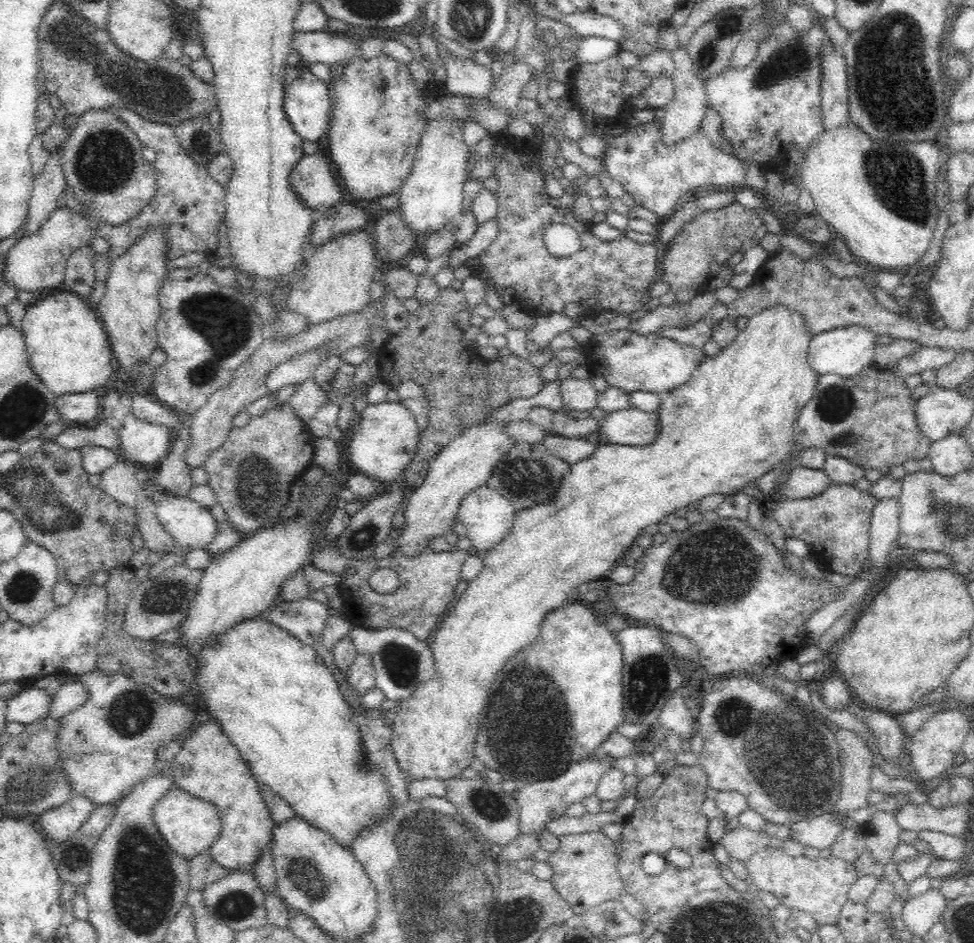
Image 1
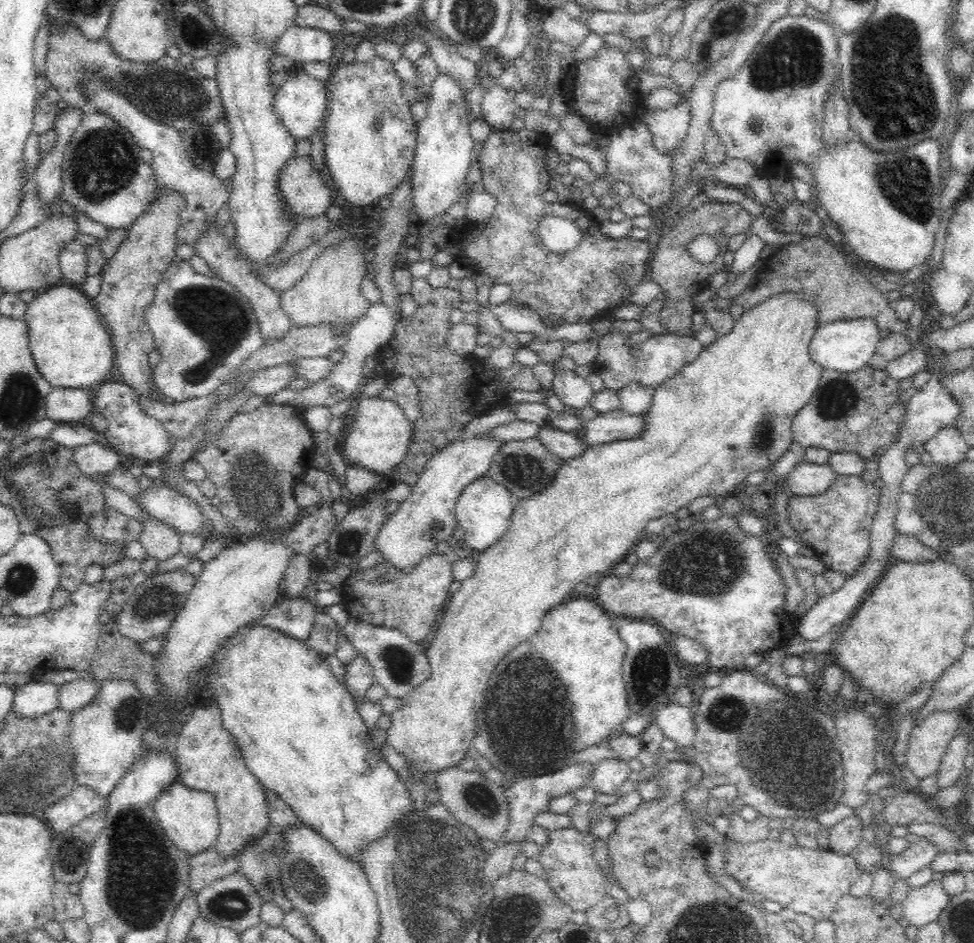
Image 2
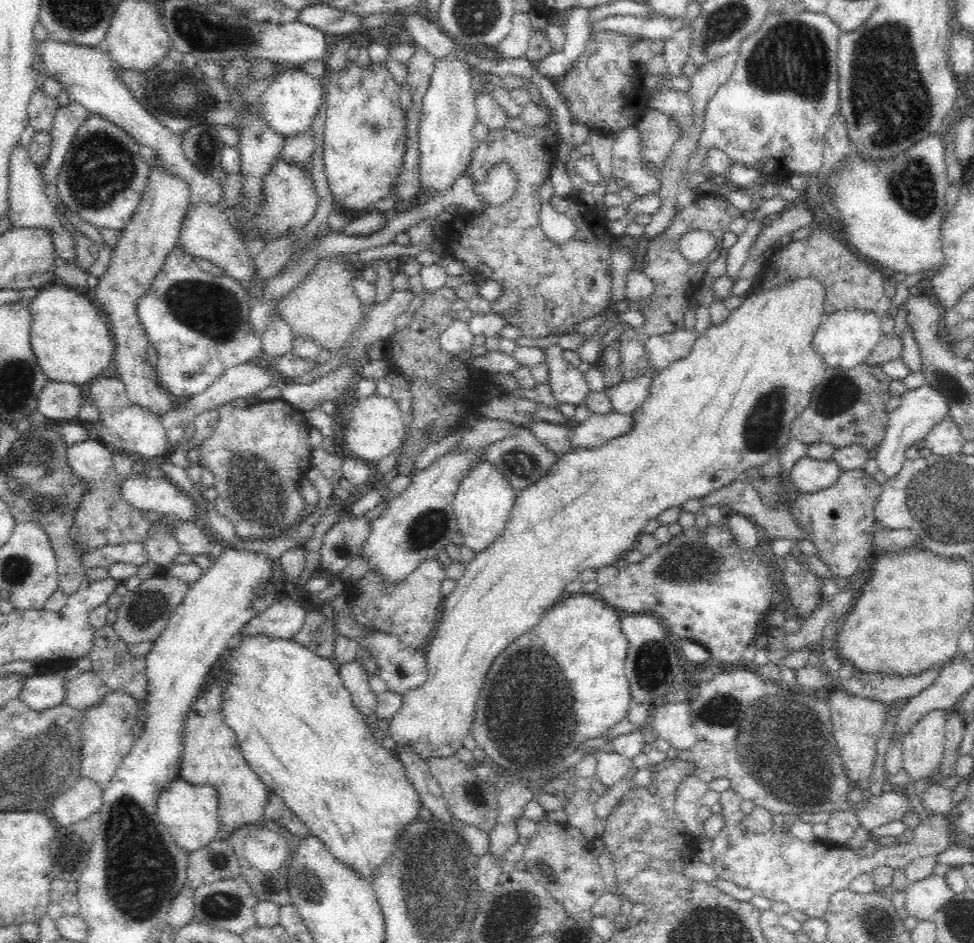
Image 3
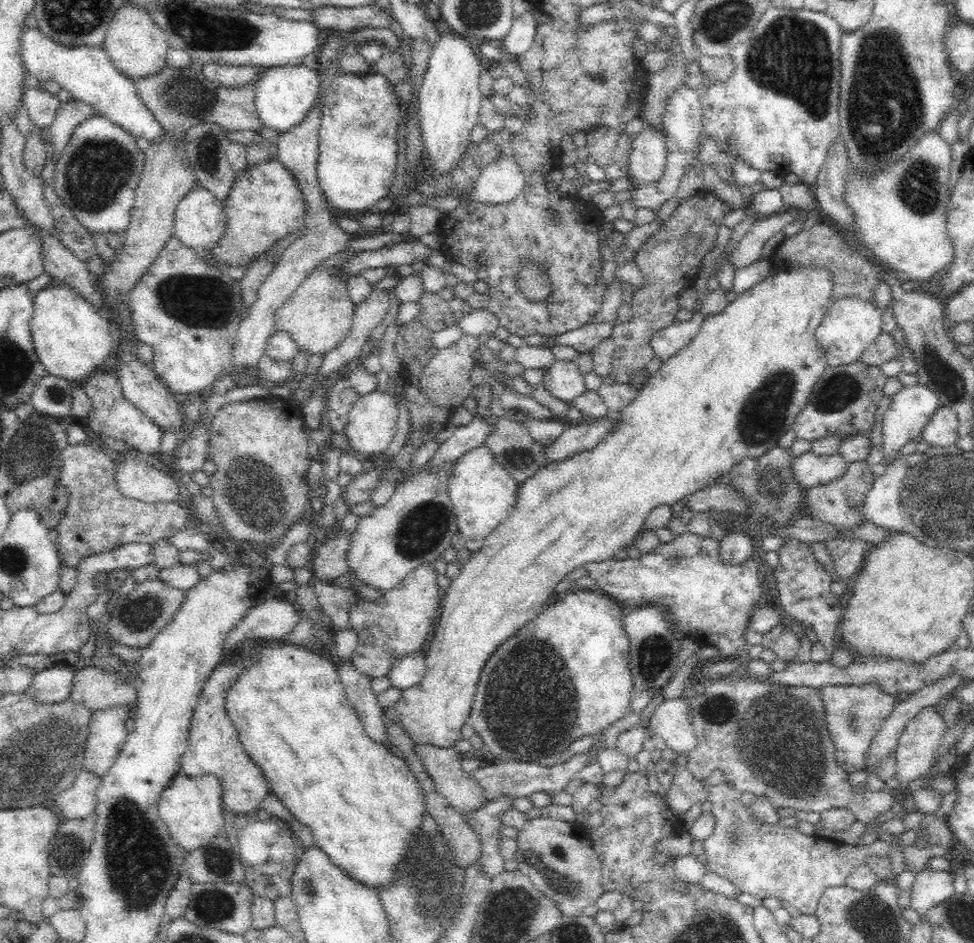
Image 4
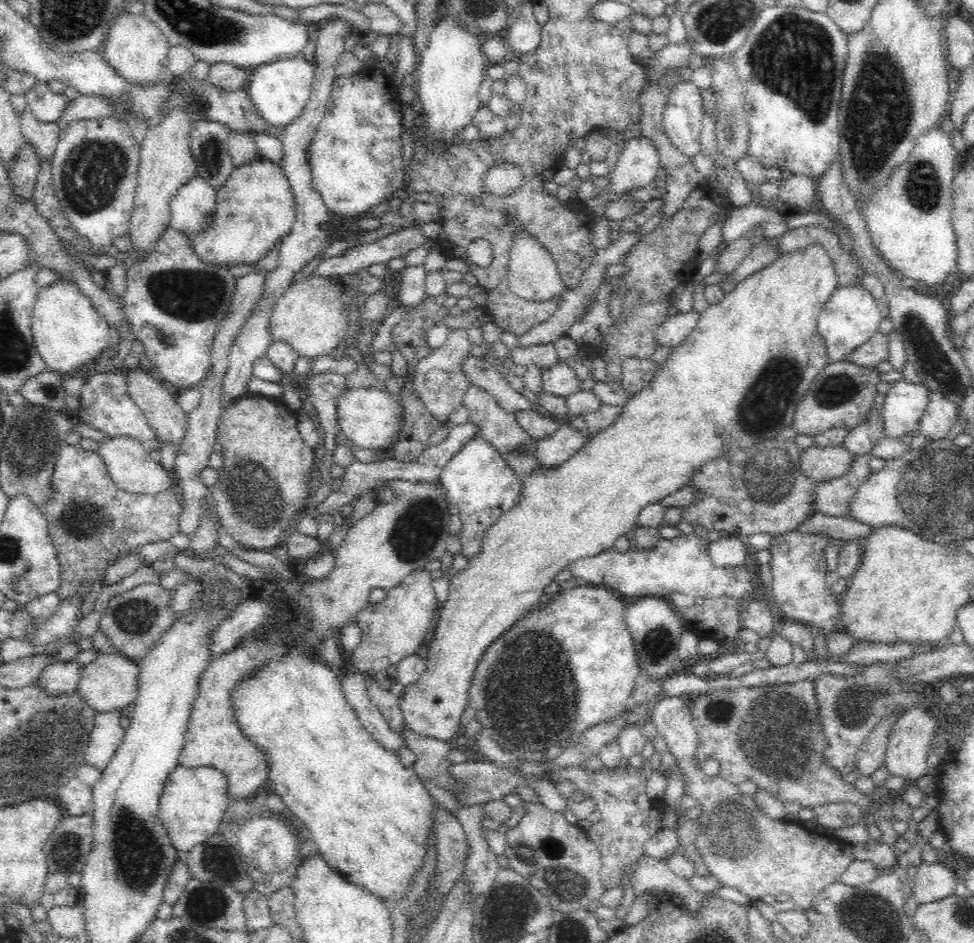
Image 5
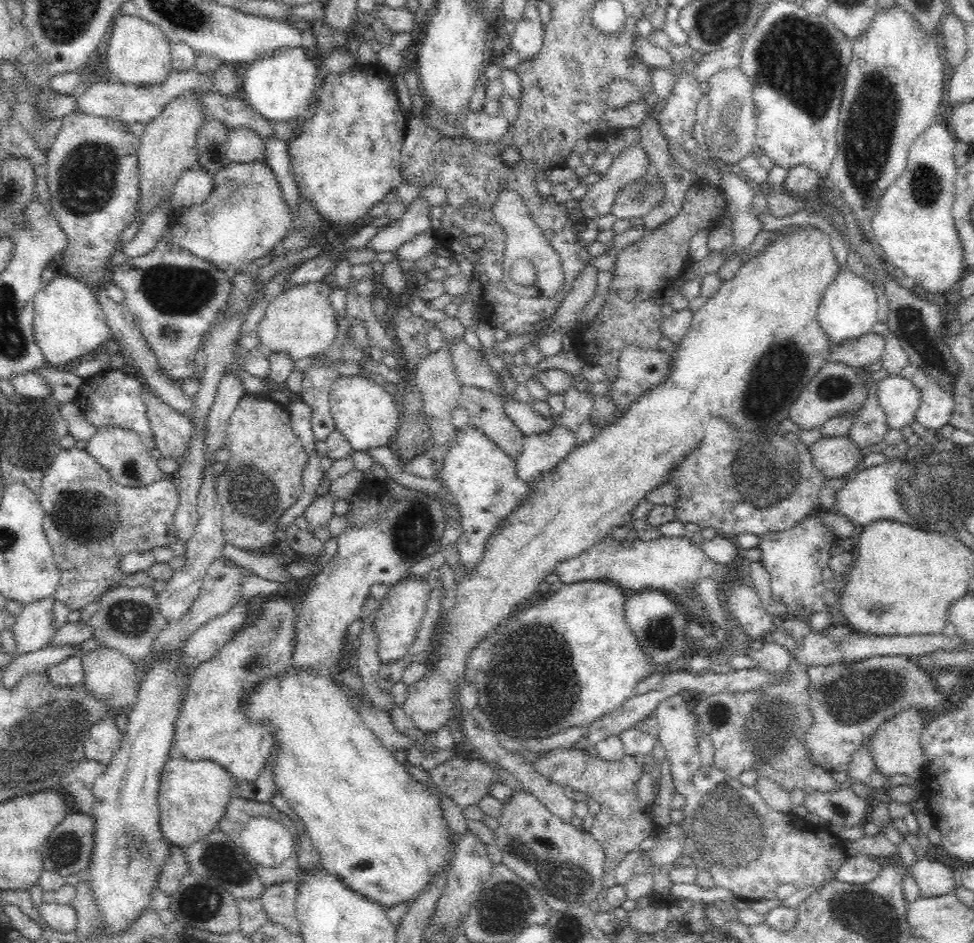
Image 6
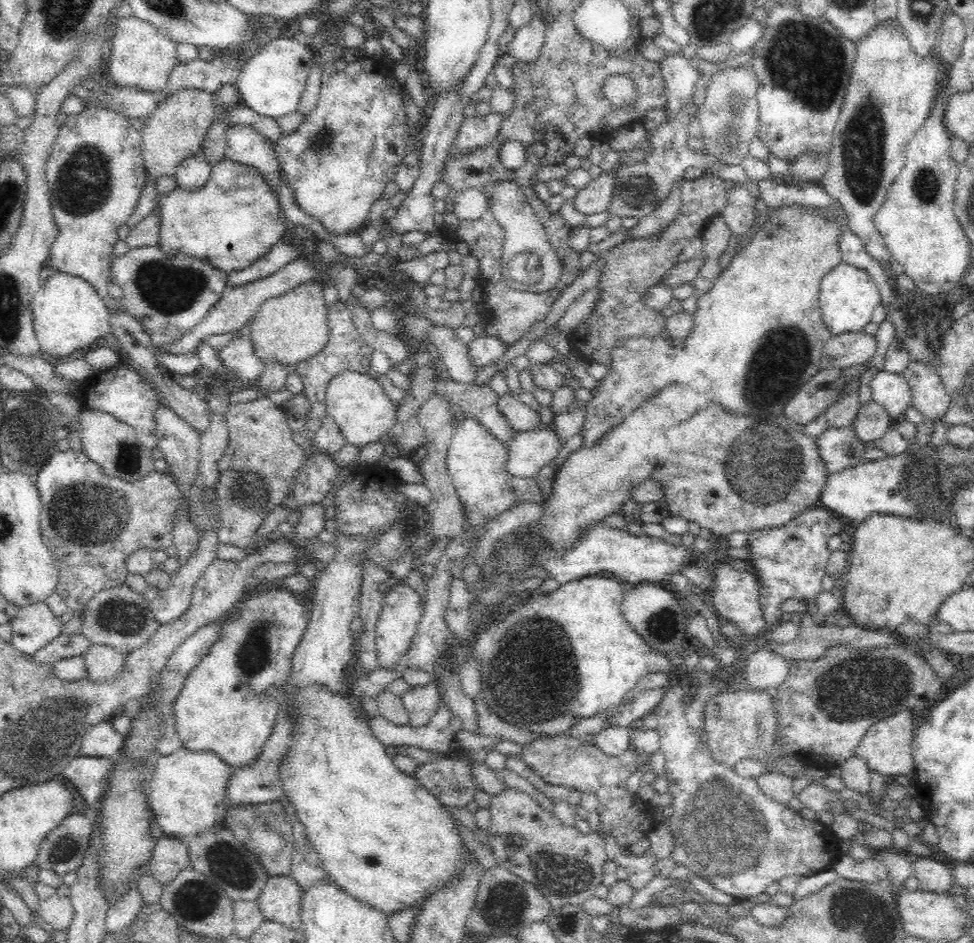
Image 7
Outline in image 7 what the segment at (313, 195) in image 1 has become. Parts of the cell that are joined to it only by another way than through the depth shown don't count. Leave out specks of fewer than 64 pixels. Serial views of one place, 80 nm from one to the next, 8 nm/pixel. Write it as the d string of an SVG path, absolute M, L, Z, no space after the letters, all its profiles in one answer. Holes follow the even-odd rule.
M228 159L221 160L216 163L211 170L210 178L208 182L203 186L203 189L199 191L182 191L182 189L174 189L167 197L161 198L161 227L159 236L160 248L170 255L174 254L189 254L194 258L200 258L207 261L214 269L224 272L227 275L231 275L234 272L240 270L245 270L249 268L254 263L260 261L264 256L268 254L268 251L284 237L289 229L287 218L281 209L281 204L279 203L279 195L276 188L273 188L269 182L265 179L265 176L260 174L255 166L248 166L246 164L240 164Z

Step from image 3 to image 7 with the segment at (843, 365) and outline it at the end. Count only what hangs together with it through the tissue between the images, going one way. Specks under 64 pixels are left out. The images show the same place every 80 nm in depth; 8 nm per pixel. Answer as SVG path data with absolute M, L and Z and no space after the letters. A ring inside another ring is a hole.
M847 263L836 266L821 284L819 294L820 315L824 325L828 327L832 336L839 334L864 332L864 329L872 320L872 314L876 307L881 304L881 296L876 283L868 272L860 270Z

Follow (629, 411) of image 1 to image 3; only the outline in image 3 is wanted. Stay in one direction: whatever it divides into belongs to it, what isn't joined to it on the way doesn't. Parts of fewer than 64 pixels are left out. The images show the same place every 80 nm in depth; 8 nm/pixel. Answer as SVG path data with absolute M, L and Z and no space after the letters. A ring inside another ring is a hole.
M614 410L608 414L592 414L583 423L569 429L569 441L578 449L594 448L625 435L632 427L633 415Z

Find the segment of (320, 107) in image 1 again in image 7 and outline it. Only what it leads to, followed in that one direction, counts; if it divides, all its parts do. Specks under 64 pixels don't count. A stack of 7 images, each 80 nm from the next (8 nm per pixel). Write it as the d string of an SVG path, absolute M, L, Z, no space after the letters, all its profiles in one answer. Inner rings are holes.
M276 37L257 48L236 80L237 92L242 104L256 114L266 117L283 118L298 110L301 94L304 94L310 71L315 65L314 53L298 40Z

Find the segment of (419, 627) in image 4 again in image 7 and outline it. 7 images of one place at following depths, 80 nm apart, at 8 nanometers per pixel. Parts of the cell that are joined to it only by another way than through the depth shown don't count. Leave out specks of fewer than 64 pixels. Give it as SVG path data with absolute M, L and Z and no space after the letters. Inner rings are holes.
M408 583L394 584L384 592L381 612L376 623L377 661L382 668L392 668L408 652L423 616L423 598Z

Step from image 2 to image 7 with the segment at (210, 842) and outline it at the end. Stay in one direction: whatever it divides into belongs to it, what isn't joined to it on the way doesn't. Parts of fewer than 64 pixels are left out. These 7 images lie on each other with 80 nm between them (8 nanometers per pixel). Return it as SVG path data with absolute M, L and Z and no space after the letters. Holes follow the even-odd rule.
M181 747L174 754L157 758L148 787L149 806L164 837L187 842L221 824L228 808L225 798L232 773L232 767L212 752L195 754Z

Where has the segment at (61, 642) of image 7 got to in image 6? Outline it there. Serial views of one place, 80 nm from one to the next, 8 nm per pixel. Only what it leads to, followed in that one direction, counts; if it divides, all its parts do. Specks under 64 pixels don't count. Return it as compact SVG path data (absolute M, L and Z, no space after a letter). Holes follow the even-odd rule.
M50 645L14 656L12 661L2 668L2 682L8 690L16 686L24 677L44 673L47 668L72 657L72 646L50 647Z

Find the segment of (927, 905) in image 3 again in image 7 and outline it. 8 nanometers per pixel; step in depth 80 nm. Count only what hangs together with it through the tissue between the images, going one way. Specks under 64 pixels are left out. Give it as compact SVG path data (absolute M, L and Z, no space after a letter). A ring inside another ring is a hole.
M920 856L914 863L912 873L918 880L921 891L930 893L948 893L955 890L953 867L944 865L935 859Z

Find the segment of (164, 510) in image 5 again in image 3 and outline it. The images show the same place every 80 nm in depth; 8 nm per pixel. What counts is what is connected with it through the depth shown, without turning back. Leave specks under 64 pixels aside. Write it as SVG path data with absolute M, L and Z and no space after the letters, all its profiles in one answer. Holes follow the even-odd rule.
M88 439L86 442L69 447L68 452L68 465L70 469L74 471L76 477L80 477L82 481L86 481L86 485L92 489L90 494L84 494L84 500L82 500L82 506L76 510L76 520L70 535L74 545L80 549L80 551L92 551L93 549L119 546L130 542L142 543L149 534L149 531L153 528L153 525L160 525L168 531L173 531L177 526L177 522L171 518L164 518L164 520L158 520L154 523L152 520L147 520L140 516L140 510L128 505L121 496L119 496L118 486L115 474L115 462L113 462L114 450L110 449L107 445L103 444L99 440Z

